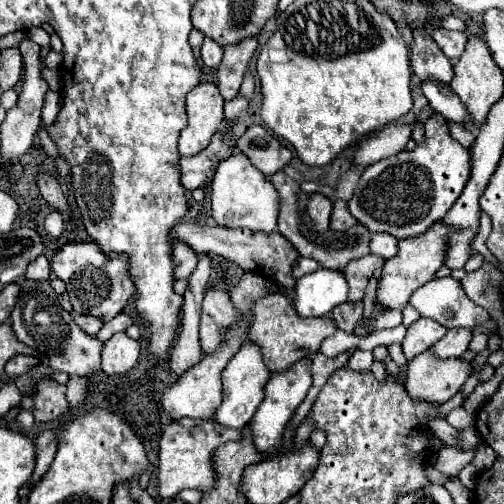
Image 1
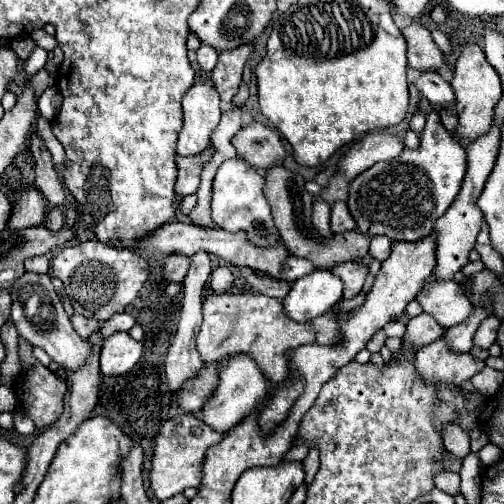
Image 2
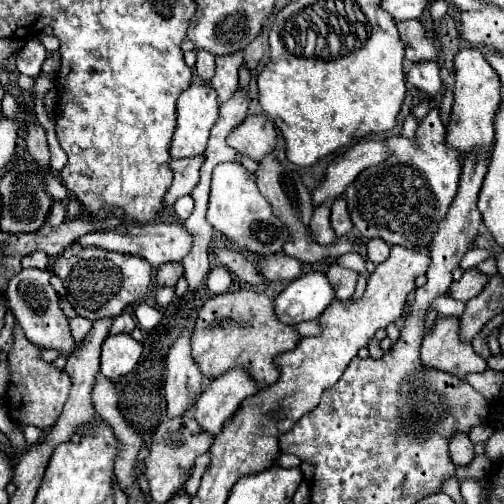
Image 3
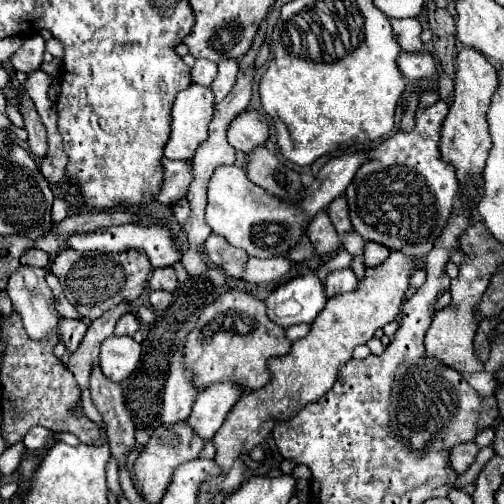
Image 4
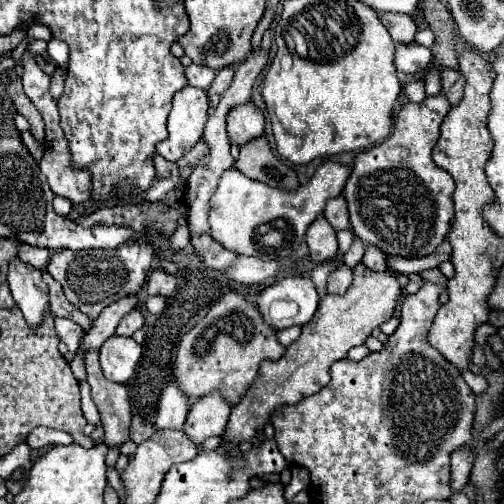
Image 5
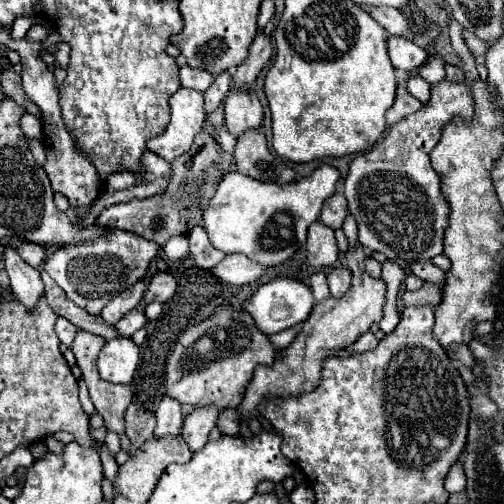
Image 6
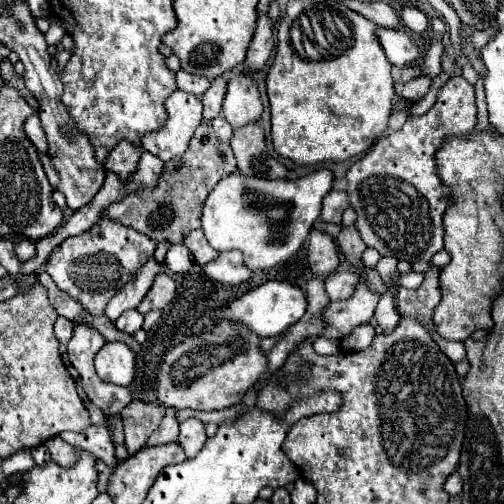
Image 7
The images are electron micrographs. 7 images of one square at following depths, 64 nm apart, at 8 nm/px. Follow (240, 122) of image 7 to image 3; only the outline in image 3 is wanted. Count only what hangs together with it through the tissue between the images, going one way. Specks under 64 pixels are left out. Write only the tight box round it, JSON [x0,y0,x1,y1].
[228,116,276,162]

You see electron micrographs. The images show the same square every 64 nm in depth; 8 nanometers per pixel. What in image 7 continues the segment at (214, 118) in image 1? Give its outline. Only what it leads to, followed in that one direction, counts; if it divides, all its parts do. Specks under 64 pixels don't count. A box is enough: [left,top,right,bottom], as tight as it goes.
[142,90,202,162]

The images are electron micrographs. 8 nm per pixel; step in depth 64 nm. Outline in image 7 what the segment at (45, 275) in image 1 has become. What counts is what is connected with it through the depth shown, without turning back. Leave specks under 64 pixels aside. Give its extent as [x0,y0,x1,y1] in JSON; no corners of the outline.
[14,240,36,262]

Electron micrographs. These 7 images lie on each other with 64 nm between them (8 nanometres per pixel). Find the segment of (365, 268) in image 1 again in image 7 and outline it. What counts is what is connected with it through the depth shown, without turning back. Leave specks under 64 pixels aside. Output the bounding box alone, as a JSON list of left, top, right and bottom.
[326,272,358,300]

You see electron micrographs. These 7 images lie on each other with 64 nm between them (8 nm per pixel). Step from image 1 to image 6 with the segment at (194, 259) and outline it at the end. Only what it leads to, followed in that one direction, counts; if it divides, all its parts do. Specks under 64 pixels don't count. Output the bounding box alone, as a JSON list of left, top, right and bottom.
[144,272,176,302]

